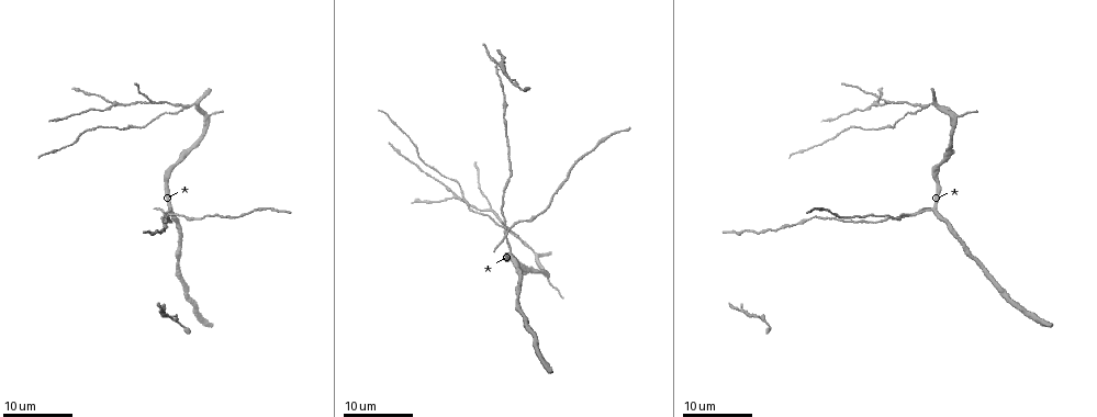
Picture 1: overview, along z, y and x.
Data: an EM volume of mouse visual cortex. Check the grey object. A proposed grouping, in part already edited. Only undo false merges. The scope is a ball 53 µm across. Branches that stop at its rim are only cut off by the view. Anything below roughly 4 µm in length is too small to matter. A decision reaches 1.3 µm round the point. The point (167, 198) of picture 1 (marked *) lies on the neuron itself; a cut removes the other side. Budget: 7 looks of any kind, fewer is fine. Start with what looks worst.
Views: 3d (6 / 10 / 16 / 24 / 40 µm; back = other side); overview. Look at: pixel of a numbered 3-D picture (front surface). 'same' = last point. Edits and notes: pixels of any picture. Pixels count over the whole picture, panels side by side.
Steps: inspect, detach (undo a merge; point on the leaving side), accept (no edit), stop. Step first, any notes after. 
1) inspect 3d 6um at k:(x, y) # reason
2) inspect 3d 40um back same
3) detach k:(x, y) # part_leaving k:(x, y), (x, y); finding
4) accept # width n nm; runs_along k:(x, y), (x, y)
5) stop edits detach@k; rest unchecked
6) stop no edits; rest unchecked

inspect 3d 24um at 1:(923, 106) # two arms in line, one across

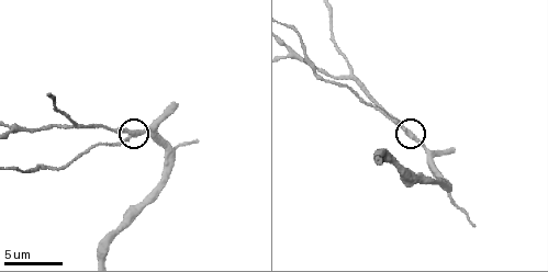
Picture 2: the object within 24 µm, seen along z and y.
inspect 3d 10um at 2:(128, 134)

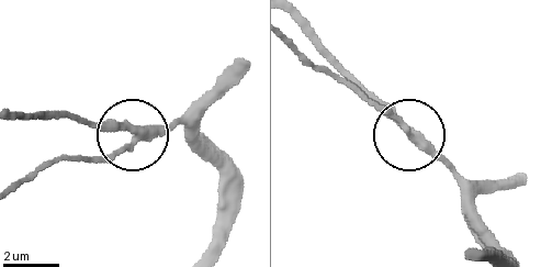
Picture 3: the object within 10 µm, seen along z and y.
accept # arms 3; continuous, no second neuron

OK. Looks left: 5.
inspect 3d 10um at 2:(75, 124) # three arms meet

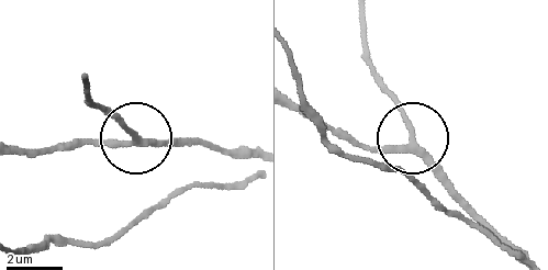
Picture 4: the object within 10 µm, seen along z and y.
accept # arms 3; all the same neuron

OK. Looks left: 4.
inspect 3d 16um at 1:(505, 229) # three-way junction

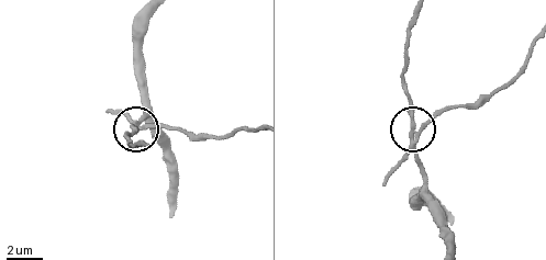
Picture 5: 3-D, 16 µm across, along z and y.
inspect 3d 6um at 5:(415, 124) # closer look

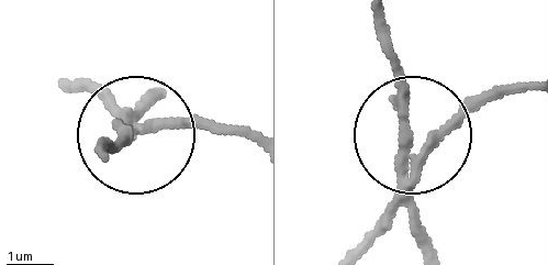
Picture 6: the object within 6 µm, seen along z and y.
detach 6:(171, 125) # width 240 nm; a second neuron is stuck on

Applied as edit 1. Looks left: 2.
stop edits detach@6; rest unchecked

